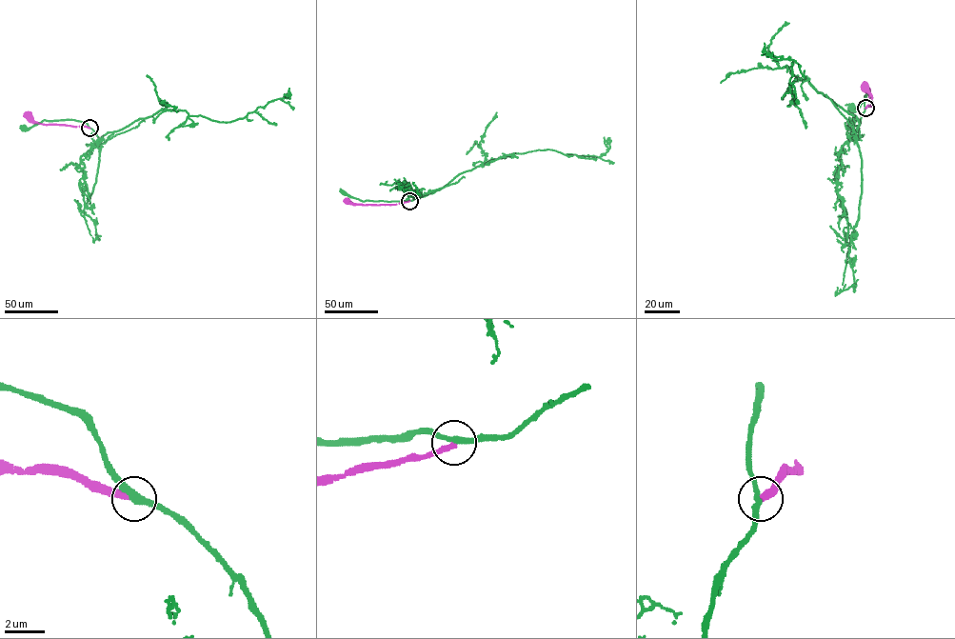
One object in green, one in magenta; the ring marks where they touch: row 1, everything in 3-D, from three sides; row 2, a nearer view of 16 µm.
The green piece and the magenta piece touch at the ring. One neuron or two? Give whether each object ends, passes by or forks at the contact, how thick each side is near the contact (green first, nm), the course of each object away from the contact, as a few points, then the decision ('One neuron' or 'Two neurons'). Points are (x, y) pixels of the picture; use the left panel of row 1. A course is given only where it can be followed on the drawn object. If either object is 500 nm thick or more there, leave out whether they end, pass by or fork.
At the ring green passes by. At the ring magenta ends. Thickness 300 nm (green) against 320 nm. Course of green: (89, 128), (87, 123), (67, 119), (43, 120), (24, 128). Course of magenta: (89, 128), (43, 124), (29, 115). Two neurons

